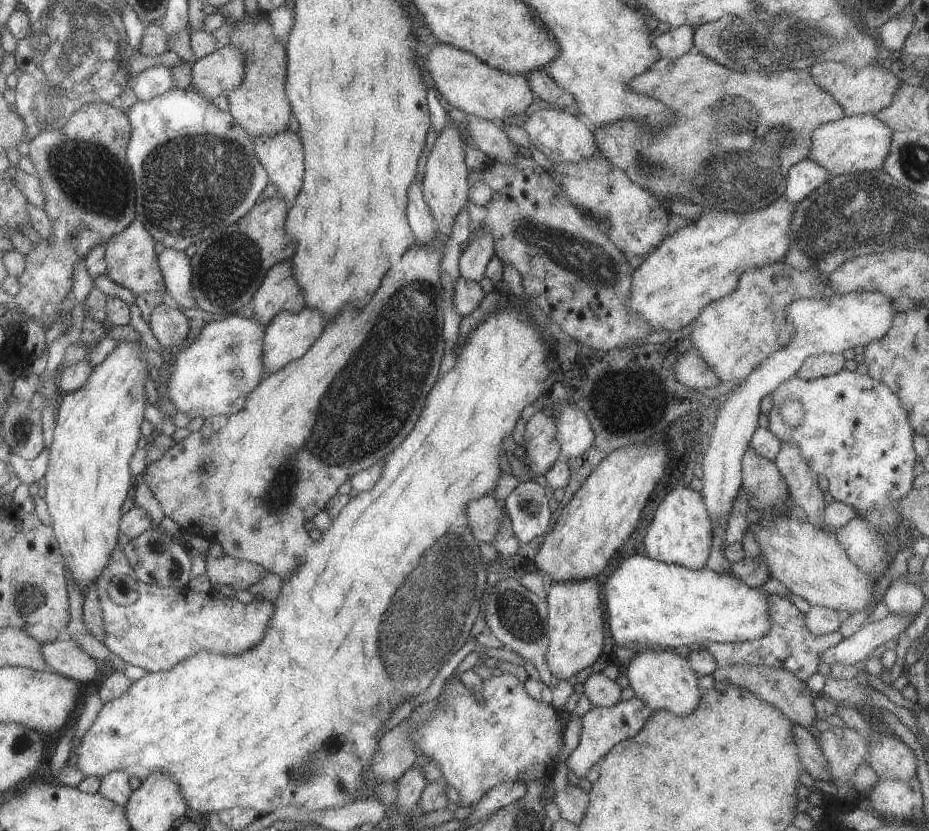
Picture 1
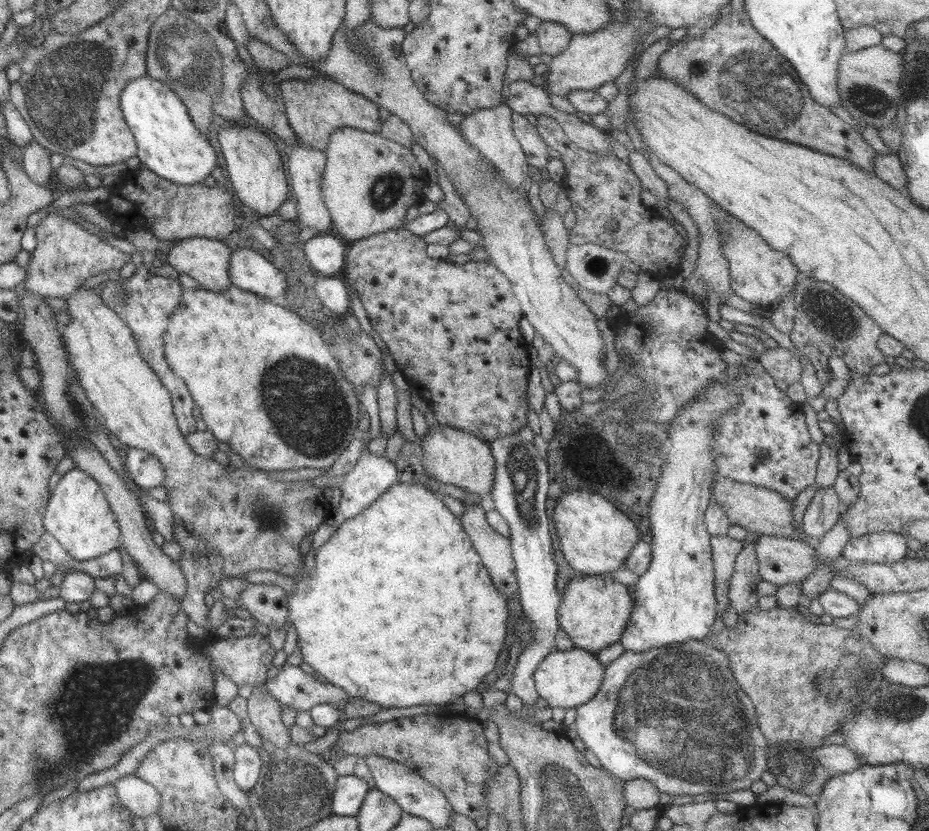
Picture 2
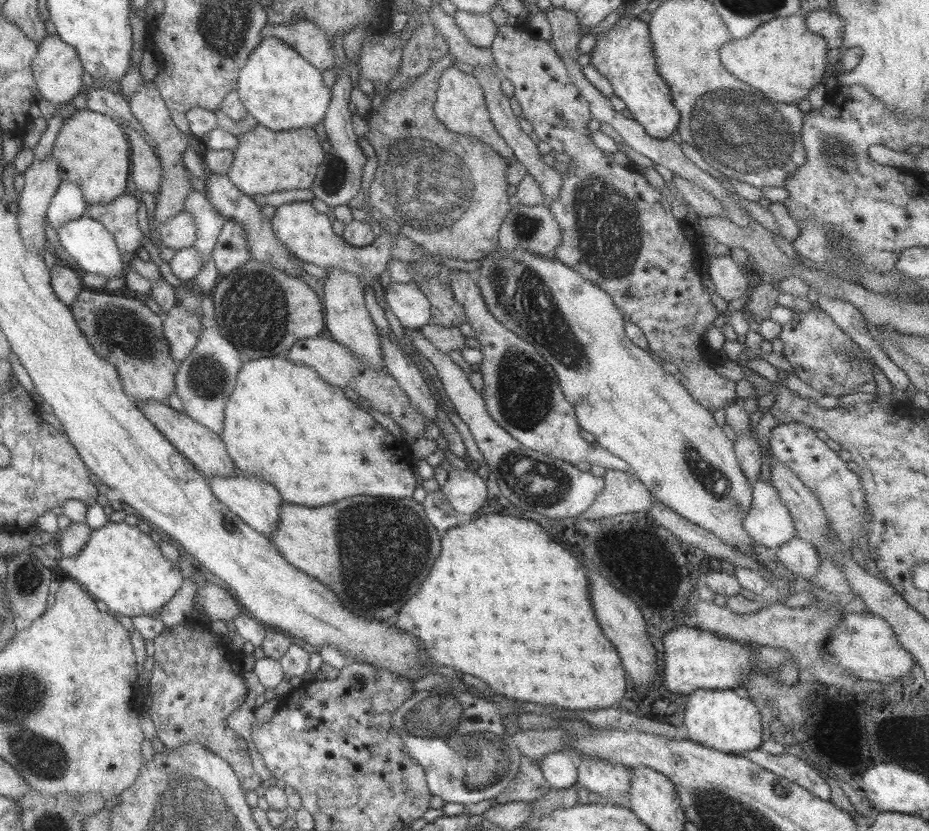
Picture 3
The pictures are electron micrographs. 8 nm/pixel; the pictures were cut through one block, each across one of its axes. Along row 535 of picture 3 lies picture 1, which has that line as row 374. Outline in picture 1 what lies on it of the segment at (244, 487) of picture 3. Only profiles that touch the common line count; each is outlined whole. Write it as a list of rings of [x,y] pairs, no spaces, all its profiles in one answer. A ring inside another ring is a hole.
[[[305,307],[297,314],[280,312],[265,328],[265,336],[262,342],[263,355],[261,364],[266,376],[286,367],[286,364],[300,359],[316,343],[323,334],[326,320],[319,311]]]

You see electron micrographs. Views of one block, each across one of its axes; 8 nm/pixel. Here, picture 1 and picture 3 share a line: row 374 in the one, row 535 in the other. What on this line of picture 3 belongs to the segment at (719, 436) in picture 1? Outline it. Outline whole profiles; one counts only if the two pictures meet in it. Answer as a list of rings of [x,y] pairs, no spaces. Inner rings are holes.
[[[760,478],[753,485],[752,506],[743,527],[756,545],[769,549],[779,548],[797,537],[793,518],[778,491],[771,481],[766,483]]]

